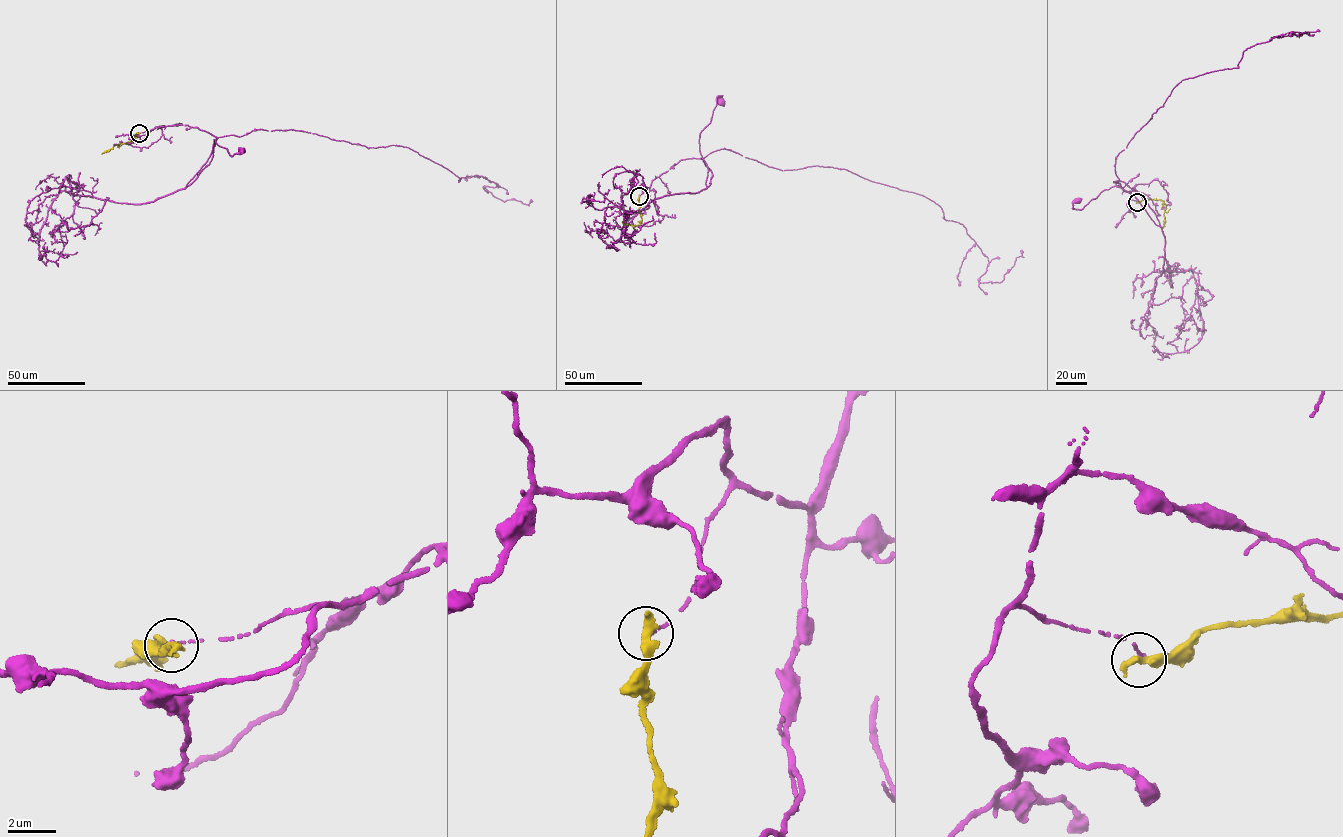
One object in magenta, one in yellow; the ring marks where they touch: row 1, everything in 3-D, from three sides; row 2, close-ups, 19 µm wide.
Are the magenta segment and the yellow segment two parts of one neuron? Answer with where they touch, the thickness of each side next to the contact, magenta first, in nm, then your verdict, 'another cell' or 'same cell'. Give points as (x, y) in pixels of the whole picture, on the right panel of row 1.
at (1137, 202); 90 nm thick on the magenta side, 480 nm on the other; another cell

